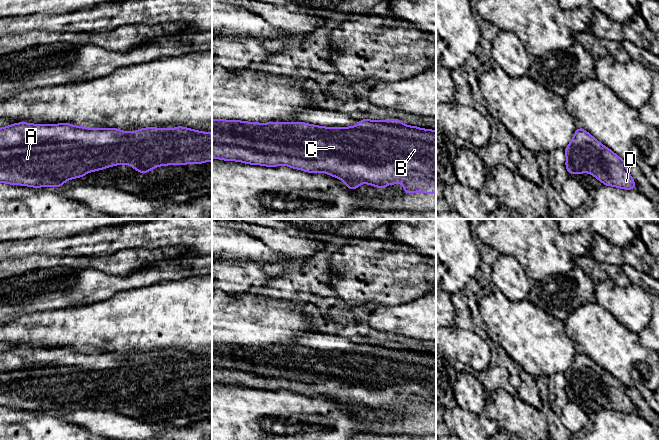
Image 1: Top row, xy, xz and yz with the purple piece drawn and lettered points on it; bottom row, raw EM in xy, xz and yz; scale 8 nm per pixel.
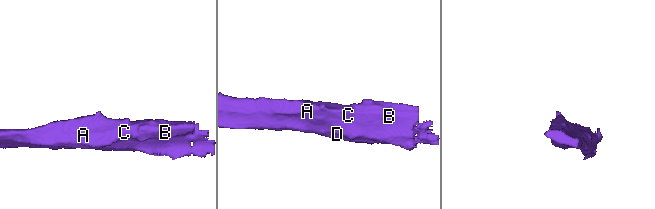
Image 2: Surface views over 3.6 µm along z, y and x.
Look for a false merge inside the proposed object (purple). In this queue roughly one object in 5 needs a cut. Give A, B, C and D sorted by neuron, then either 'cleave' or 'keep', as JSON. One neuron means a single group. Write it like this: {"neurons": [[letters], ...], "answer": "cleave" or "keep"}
{"neurons": [["A", "B", "C", "D"]], "answer": "keep"}

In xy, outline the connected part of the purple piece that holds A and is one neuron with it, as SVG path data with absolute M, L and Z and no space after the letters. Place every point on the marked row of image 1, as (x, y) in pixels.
M21 122L0 128L0 182L11 185L59 188L70 179L119 164L131 165L144 174L157 166L208 161L212 161L212 133L182 126L124 132L117 128L86 128L70 123Z

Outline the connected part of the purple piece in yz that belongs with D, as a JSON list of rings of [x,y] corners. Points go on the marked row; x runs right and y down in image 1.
[[[579,127],[575,131],[564,150],[568,173],[588,172],[603,185],[626,190],[636,189],[636,184],[626,168],[627,163],[583,128]]]

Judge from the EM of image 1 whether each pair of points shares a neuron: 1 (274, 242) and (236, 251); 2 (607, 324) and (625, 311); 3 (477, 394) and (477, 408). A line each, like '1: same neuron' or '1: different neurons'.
1: different neurons
2: different neurons
3: same neuron

